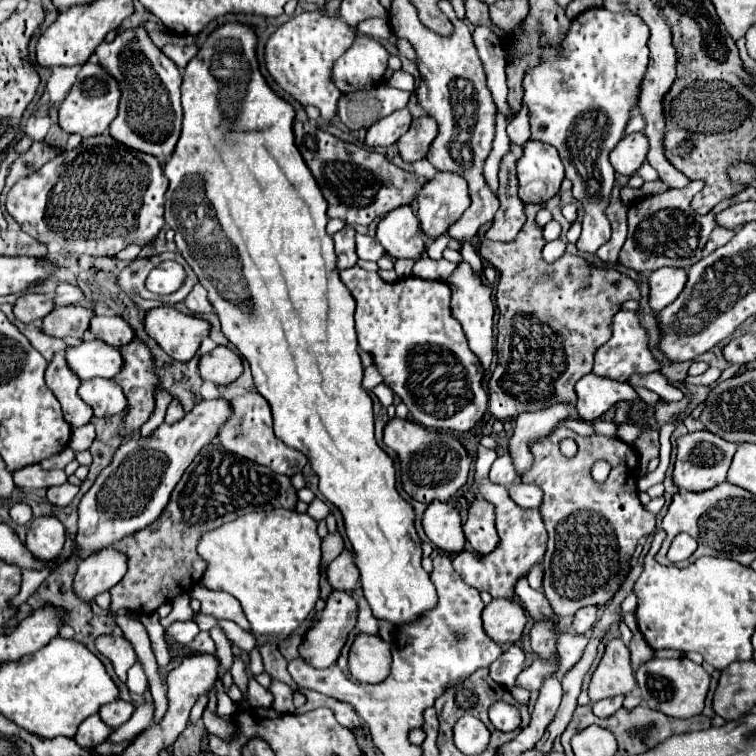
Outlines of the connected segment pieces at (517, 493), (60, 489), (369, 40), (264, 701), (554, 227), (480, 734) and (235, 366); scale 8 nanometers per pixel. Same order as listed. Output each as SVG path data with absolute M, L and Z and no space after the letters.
M514 483L508 487L510 497L524 509L540 507L542 505L542 489L536 485L526 485L526 483Z
M64 483L64 485L48 489L48 501L56 507L64 507L64 505L70 505L70 501L76 497L76 493L78 493L76 485Z
M358 35L354 45L334 63L334 83L342 93L382 83L390 53L374 37Z
M250 677L248 689L246 689L246 701L250 703L250 707L270 707L272 695L262 685L258 685L256 679Z
M552 220L543 227L542 233L545 241L550 242L558 239L561 231L561 225L557 221Z
M462 715L454 725L454 743L464 755L478 755L488 747L490 731L474 715Z
M216 347L200 357L200 377L214 385L228 385L242 375L242 359L228 347Z

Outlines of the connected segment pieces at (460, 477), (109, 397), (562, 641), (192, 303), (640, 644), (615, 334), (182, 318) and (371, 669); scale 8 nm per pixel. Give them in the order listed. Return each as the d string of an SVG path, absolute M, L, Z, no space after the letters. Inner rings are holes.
M394 417L384 429L384 443L394 453L398 453L404 491L424 505L432 501L448 503L456 495L456 491L466 483L472 457L454 433L432 431L414 421Z
M86 379L80 383L78 393L94 409L96 417L118 415L126 409L126 397L112 379Z
M558 627L558 635L560 635L558 637L558 655L560 655L560 671L558 671L558 675L564 677L572 669L574 661L582 659L582 653L584 653L584 649L588 645L588 637L566 633L560 627Z
M200 283L192 289L192 293L186 297L184 303L192 313L210 313L212 311L212 305L206 297L206 289L202 289Z
M640 631L634 633L628 649L630 649L630 663L632 663L634 671L636 671L638 667L642 667L646 661L654 659L654 651L648 647L648 643L644 641L644 637L642 637Z
M620 309L614 315L610 327L612 327L612 337L610 337L608 343L604 343L598 349L598 355L596 355L596 363L594 363L594 369L592 369L596 375L626 381L632 373L652 373L652 371L660 369L660 363L652 357L652 353L648 349L648 333L640 327L634 311Z
M170 305L146 311L142 325L164 353L182 363L188 363L196 355L202 339L210 331L208 321L184 315Z
M358 635L348 659L348 671L360 683L380 683L390 673L390 643L376 635Z

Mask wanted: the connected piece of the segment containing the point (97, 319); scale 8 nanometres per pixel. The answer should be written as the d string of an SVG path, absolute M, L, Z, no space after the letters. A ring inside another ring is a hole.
M94 315L90 321L90 333L112 347L120 347L134 339L132 327L118 315Z

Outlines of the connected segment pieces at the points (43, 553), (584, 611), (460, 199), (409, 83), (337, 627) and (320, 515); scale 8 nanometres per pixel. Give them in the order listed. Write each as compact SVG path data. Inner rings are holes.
M50 515L36 517L28 529L26 547L38 559L54 559L64 547L64 525Z
M582 607L576 611L572 627L576 633L588 633L592 629L592 625L596 623L596 607Z
M436 171L436 175L418 191L416 201L422 231L430 239L436 239L470 207L468 183L462 175Z
M396 71L392 75L392 79L388 81L388 85L396 87L396 89L402 89L402 91L408 91L408 93L414 93L414 77L406 71Z
M334 591L330 595L330 599L326 601L326 607L322 609L320 617L316 619L314 627L304 635L304 641L298 647L300 657L306 663L310 663L312 667L318 667L318 669L334 665L340 657L340 651L342 651L344 643L348 641L350 631L356 627L356 615L358 615L358 605L352 599L352 595L344 593L344 591Z
M314 499L310 505L308 505L308 511L306 511L312 519L316 519L316 521L320 521L320 519L326 519L326 515L328 515L328 505L322 501L322 499Z

